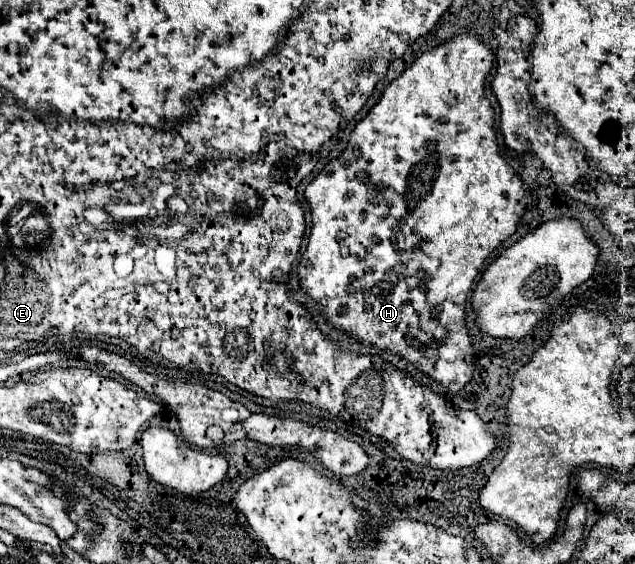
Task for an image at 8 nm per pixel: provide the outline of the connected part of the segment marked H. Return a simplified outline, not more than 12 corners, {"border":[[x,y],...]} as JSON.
{"border":[[458,33],[306,187],[300,285],[458,393],[526,213]]}

